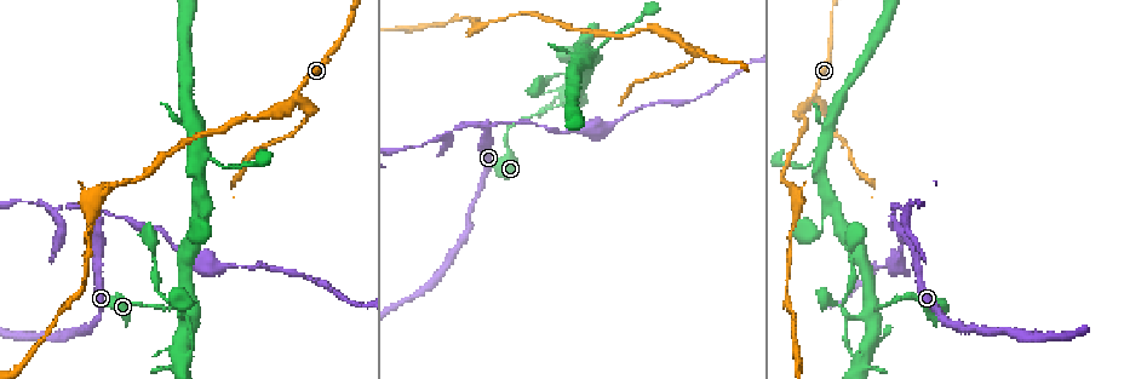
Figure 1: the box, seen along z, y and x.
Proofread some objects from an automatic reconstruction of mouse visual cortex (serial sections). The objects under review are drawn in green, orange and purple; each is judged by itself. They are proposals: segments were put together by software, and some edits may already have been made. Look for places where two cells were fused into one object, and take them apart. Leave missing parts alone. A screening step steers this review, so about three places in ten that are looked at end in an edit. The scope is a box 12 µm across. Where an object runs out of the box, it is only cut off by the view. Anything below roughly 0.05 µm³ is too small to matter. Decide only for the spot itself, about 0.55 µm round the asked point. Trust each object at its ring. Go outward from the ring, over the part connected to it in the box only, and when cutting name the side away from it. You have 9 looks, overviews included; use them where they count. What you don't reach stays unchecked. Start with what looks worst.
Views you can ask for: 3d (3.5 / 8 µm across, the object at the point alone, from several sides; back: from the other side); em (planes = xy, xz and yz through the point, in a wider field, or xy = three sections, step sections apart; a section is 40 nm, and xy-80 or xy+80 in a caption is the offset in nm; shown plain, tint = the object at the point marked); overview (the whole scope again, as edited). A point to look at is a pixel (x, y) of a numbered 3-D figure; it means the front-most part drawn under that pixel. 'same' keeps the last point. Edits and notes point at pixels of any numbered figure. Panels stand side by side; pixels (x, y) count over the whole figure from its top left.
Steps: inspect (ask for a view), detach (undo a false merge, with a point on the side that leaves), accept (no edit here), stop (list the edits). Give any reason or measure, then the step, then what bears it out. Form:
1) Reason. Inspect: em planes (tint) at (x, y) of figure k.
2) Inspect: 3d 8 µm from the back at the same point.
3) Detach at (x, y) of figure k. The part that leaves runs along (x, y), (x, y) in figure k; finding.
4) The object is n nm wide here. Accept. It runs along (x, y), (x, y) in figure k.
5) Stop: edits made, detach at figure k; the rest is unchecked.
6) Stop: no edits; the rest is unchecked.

Arms part here. Inspect: 3d 3.5 µm at (299, 94) of figure 1.

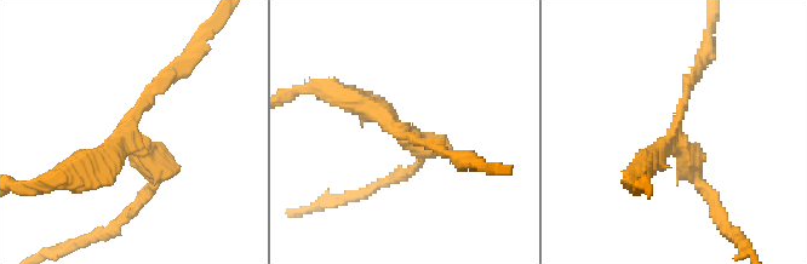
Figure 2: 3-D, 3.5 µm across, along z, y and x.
3 arms meet here; the arms are 150, 250, 300 nm wide; need the tissue. Inspect: em xy step 1 (tint) at (674, 134) of figure 2.

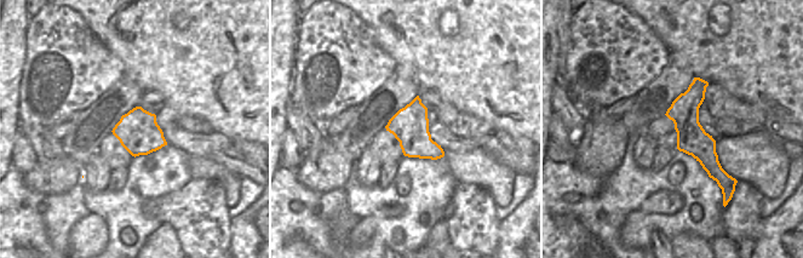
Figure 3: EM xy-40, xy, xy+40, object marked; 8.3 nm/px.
Detach at (131, 211) of figure 2. The part that leaves runs along (150, 164), (147, 194), (84, 241) in figure 2; a second cell is stuck on.

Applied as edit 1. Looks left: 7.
Calibre changes. Inspect: 3d 8 µm at (107, 188) of figure 1.

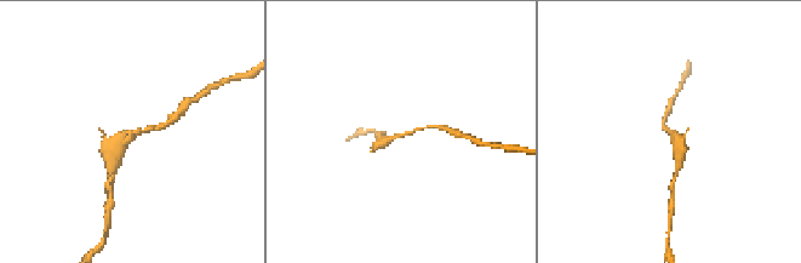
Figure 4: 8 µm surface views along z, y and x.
Inspect: 3d 3.5 µm from the back at (127, 136) of figure 4.

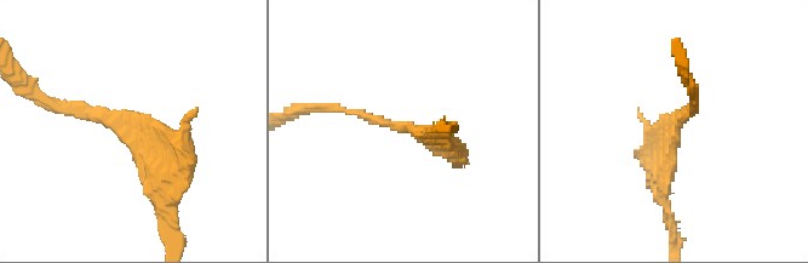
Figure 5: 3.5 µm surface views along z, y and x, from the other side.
Shape alone is not enough. Inspect: em xy step 5 (tint) at (129, 126) of figure 5.

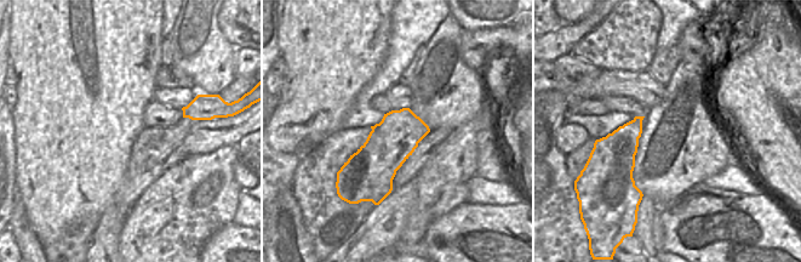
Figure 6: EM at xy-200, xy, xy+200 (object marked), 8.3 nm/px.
Accept. It runs along (57, 108), (124, 120), (165, 194) in figure 5; one cell here.

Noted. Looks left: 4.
Abrupt turn. Inspect: 3d 3.5 µm at (899, 299) of figure 1.

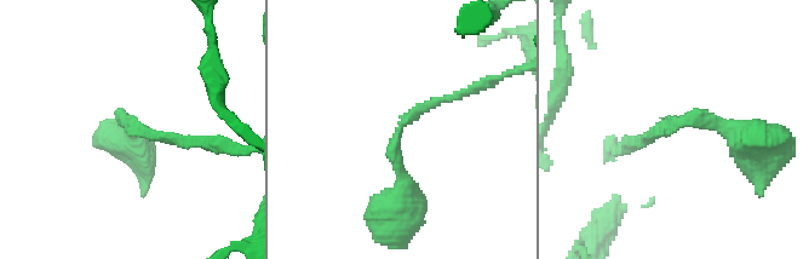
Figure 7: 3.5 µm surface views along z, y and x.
The arms are 150, 250 nm wide; need the tissue. Inspect: em xy step 3 (tint) at (126, 121) of figure 7.

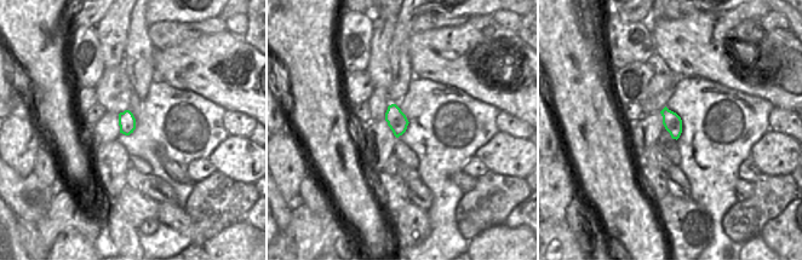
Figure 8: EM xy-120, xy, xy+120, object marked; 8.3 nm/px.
Accept. It runs along (744, 139), (694, 118), (638, 144) in figure 7; one cell here.

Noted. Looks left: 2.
Stop: edits made, detach at figure 2; the rest is unchecked.

